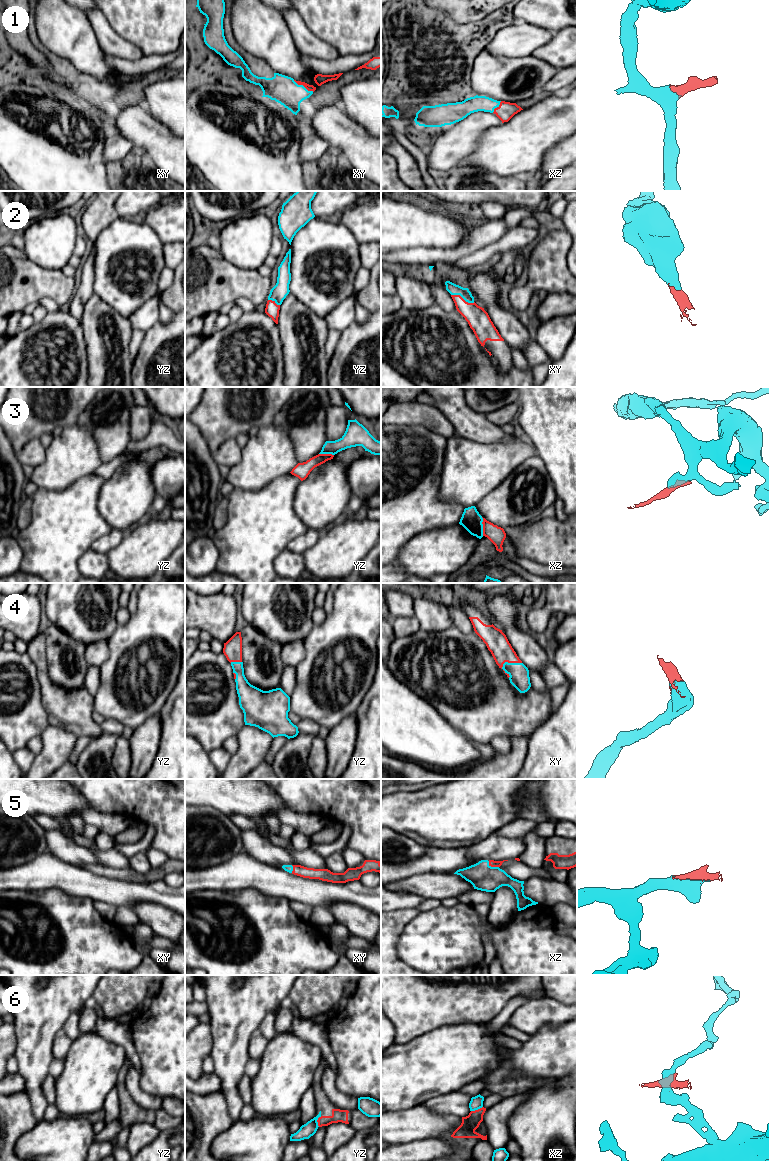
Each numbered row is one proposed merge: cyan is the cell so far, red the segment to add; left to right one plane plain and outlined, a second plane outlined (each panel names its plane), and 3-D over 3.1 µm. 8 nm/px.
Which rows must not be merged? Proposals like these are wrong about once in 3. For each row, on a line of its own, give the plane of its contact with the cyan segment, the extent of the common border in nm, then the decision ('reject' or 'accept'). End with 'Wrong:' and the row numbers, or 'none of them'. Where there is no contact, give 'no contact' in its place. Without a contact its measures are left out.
1: contact in xy; length 190 nm; accept
2: contact in xy; length 200 nm; accept
3: contact in xz; length 150 nm; reject
4: contact in xy; length 180 nm; accept
5: contact in xz; length 100 nm; accept
6: contact in yz; length 90 nm; reject
Wrong: 3, 6

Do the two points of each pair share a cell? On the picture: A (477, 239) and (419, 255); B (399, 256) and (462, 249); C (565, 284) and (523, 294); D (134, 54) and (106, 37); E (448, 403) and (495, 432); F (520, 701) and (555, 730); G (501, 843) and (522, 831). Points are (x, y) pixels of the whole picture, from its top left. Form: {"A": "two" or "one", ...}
{"A": "one", "B": "one", "C": "one", "D": "one", "E": "one", "F": "two", "G": "two"}

